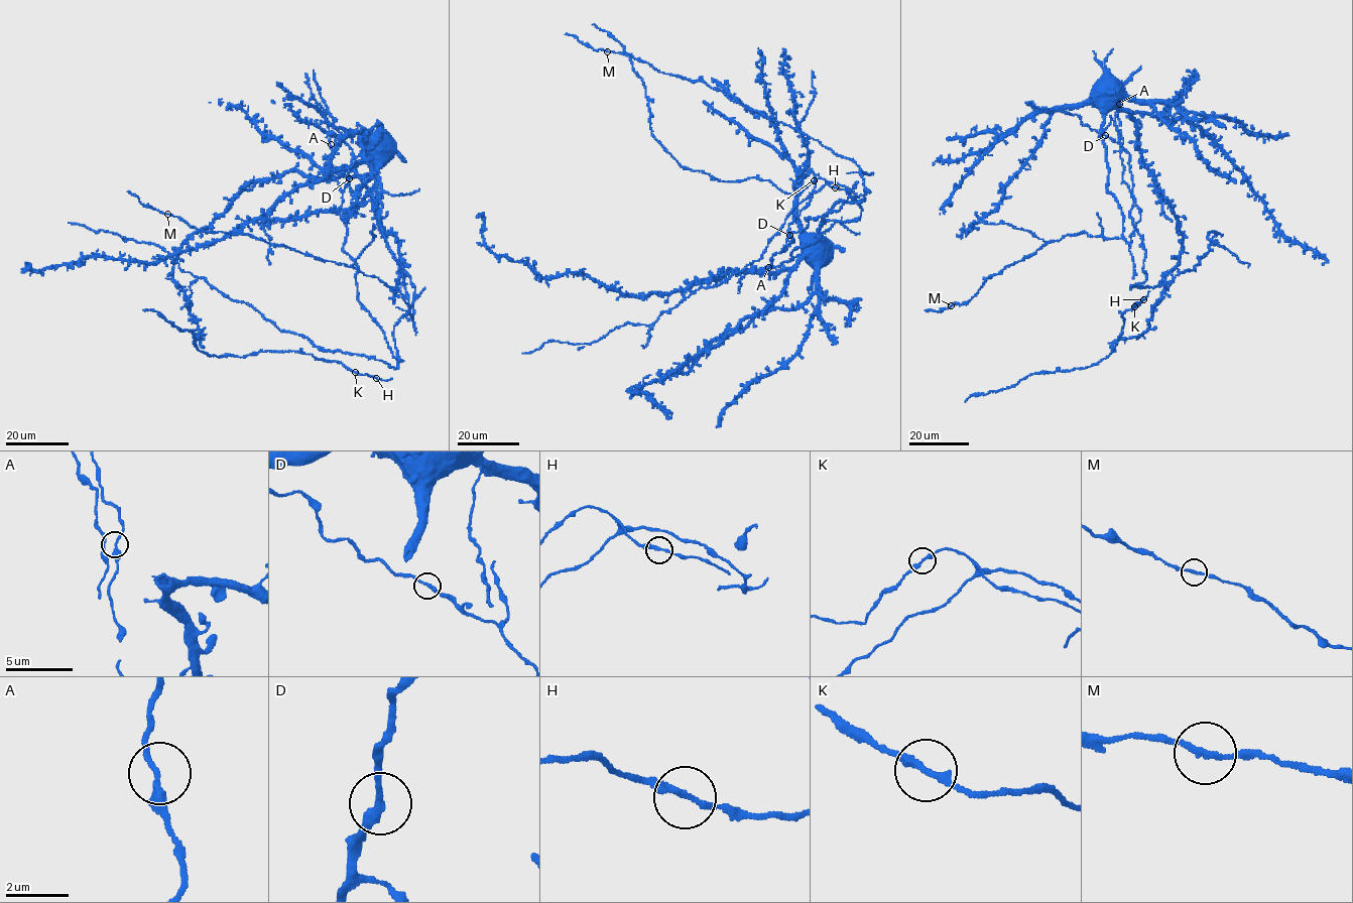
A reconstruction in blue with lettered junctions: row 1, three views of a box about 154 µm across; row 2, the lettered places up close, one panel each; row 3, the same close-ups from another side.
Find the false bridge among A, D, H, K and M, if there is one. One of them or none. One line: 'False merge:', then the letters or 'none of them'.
False merge: none of them

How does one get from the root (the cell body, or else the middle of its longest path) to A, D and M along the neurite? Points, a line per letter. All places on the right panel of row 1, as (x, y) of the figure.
A: (1103, 100), (1104, 106), (1118, 109), (1108, 81), (1111, 79), (1120, 97), (1119, 104)
D: (1103, 100), (1100, 106), (1082, 103), (1038, 110), (1027, 103), (1077, 114), (1083, 124), (1105, 135)
M: (1103, 100), (1107, 189), (1121, 208), (1122, 235), (1084, 232), (1049, 242), (988, 277), (967, 303), (951, 306)

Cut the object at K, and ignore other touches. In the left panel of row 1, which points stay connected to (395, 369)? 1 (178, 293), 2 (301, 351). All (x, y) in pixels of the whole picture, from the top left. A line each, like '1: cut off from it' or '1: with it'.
1: with it
2: cut off from it

